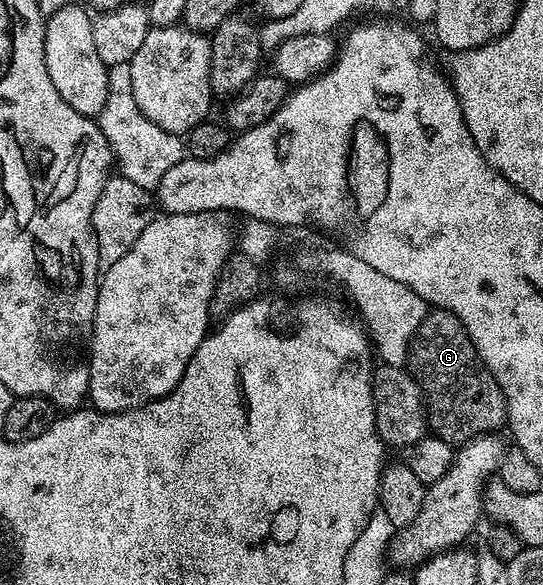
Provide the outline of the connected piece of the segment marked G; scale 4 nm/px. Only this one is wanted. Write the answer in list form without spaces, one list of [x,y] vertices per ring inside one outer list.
[[[429,313],[416,330],[416,337],[412,347],[408,350],[407,366],[410,374],[420,385],[421,391],[430,400],[428,411],[428,426],[431,434],[439,442],[453,445],[463,445],[471,439],[478,439],[482,435],[499,432],[499,427],[505,426],[508,418],[508,406],[504,404],[504,394],[498,381],[486,369],[484,362],[478,357],[462,321],[456,315],[447,313]]]

